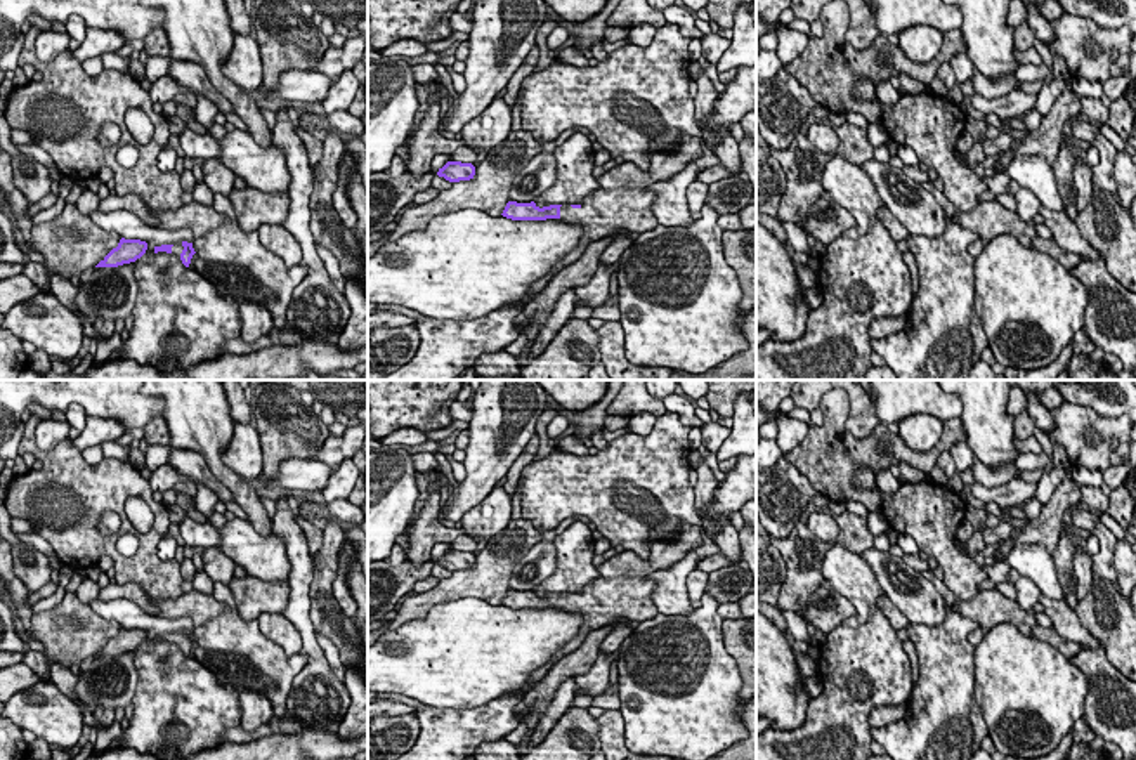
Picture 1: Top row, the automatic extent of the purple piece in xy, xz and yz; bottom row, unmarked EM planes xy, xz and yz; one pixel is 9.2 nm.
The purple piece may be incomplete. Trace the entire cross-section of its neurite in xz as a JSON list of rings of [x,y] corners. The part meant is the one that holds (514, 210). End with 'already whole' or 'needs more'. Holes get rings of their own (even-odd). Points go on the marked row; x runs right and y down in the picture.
[[[756,64],[737,68],[735,80],[725,85],[725,90],[718,95],[713,115],[706,121],[697,121],[702,130],[701,137],[682,135],[673,151],[650,153],[647,170],[640,170],[631,161],[607,170],[604,175],[595,177],[600,187],[586,194],[581,205],[539,208],[534,201],[508,201],[501,213],[506,219],[557,219],[583,227],[579,243],[529,288],[527,300],[539,295],[560,269],[576,262],[590,243],[623,229],[635,236],[654,229],[657,220],[652,213],[652,203],[657,196],[649,187],[654,182],[671,179],[692,160],[701,158],[704,146],[715,153],[715,147],[721,142],[716,130],[723,127],[730,134],[730,127],[739,123],[748,111],[756,111]]]; needs more

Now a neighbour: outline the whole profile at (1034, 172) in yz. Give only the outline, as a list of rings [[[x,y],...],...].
[[[1020,154],[1006,168],[1011,180],[1030,189],[1042,206],[1061,212],[1063,200],[1058,191],[1051,163],[1041,154]]]

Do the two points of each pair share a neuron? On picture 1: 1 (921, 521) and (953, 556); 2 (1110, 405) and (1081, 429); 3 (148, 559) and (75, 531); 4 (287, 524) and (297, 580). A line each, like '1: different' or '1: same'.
1: same
2: different
3: same
4: same

